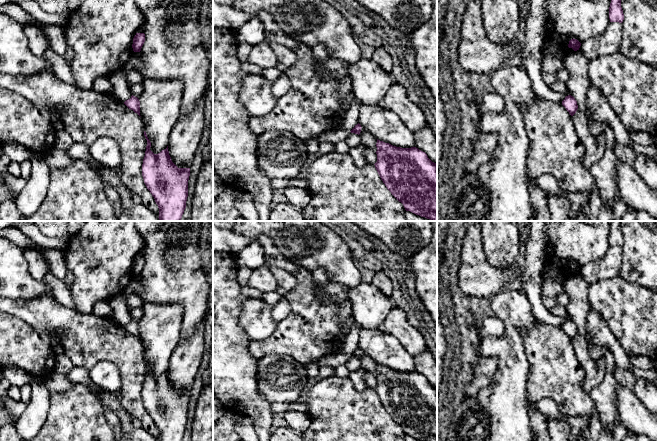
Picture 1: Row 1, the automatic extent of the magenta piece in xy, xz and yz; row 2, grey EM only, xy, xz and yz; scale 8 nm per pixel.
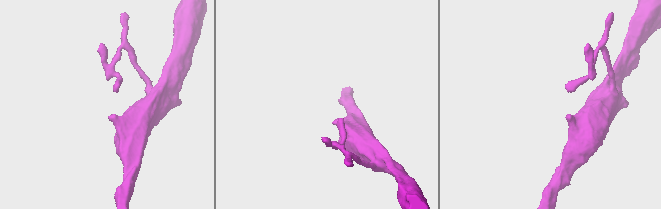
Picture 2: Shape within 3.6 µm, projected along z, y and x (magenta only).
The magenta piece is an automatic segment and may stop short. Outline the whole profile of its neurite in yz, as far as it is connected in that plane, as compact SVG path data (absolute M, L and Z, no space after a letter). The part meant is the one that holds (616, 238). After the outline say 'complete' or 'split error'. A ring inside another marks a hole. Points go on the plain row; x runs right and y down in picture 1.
M611 221L611 227L609 231L609 243L610 246L623 246L624 238L621 231L621 221Z | complete

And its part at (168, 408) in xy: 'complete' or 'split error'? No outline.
complete

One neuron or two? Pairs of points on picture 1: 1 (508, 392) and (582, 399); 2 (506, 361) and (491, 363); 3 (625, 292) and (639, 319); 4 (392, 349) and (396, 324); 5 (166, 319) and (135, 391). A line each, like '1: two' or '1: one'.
1: two
2: two
3: one
4: two
5: two

